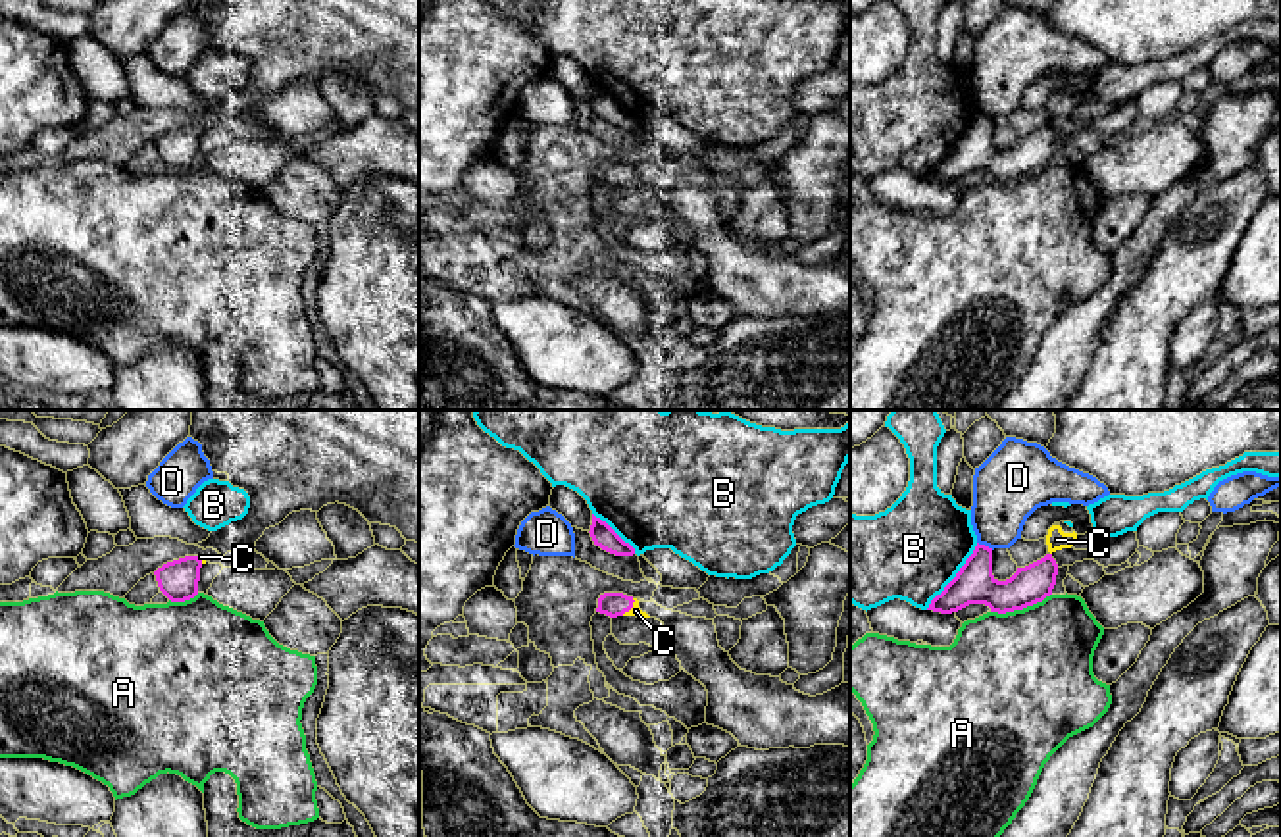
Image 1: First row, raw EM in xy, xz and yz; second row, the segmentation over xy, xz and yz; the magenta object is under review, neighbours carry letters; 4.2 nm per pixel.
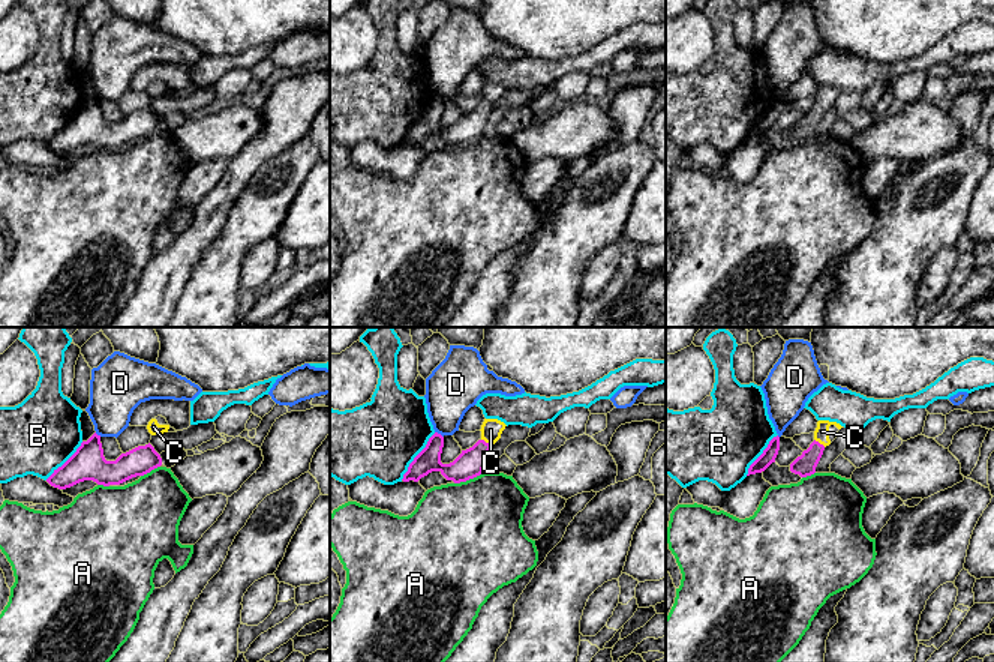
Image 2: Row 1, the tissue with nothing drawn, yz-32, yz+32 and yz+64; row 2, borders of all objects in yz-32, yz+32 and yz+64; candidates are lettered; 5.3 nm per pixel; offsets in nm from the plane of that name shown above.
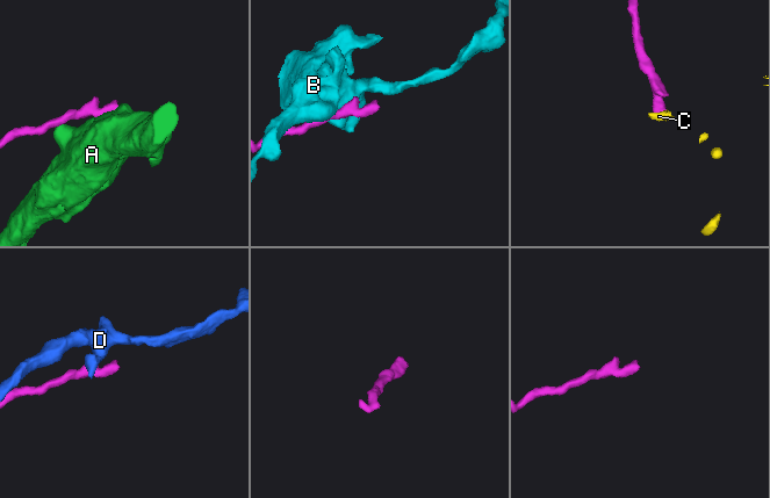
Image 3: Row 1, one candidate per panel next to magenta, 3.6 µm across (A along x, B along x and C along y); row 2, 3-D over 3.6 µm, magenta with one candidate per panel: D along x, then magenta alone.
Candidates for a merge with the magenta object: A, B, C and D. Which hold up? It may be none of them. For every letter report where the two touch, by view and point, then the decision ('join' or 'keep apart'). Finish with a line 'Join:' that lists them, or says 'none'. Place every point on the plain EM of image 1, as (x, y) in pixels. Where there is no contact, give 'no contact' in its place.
A: meets magenta in yz at (1020, 177); keep apart
B: meets magenta in yz at (956, 145); keep apart
C: meets magenta in xz at (629, 177); join
D: meets magenta in yz at (983, 114); keep apart
Join: C

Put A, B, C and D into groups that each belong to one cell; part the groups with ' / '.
A / B / C / D

